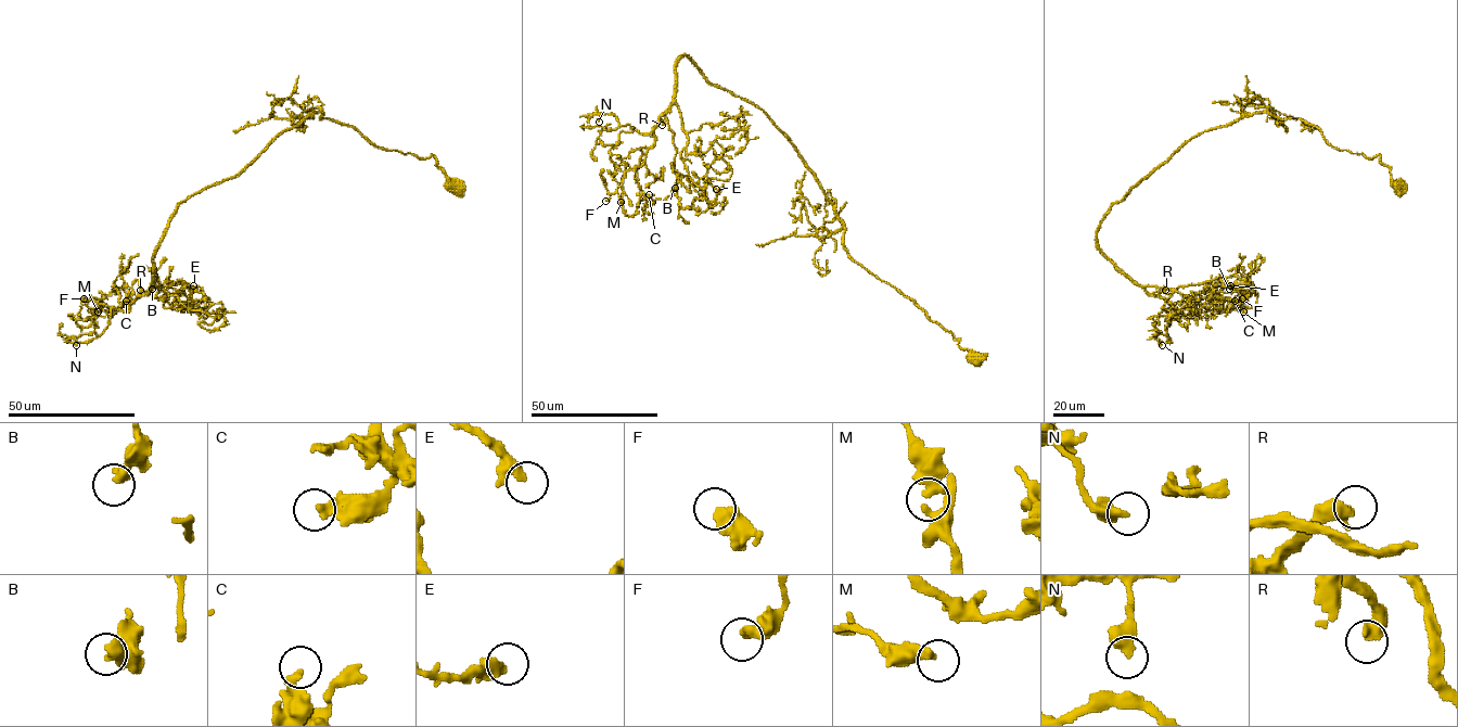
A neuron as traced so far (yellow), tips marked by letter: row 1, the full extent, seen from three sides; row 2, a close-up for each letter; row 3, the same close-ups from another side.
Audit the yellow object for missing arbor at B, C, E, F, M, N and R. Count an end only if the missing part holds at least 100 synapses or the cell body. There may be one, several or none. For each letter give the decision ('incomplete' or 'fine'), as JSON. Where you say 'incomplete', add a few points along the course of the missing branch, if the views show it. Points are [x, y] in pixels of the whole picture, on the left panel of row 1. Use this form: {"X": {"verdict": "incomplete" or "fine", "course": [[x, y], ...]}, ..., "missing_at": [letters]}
{"B": {"verdict": "fine"}, "C": {"verdict": "fine"}, "E": {"verdict": "fine"}, "F": {"verdict": "fine"}, "M": {"verdict": "fine"}, "N": {"verdict": "fine"}, "R": {"verdict": "incomplete", "course": [[140, 290], [141, 279], [142, 283], [142, 289], [137, 269], [140, 254], [129, 254], [142, 246]]}, "missing_at": ["R"]}

